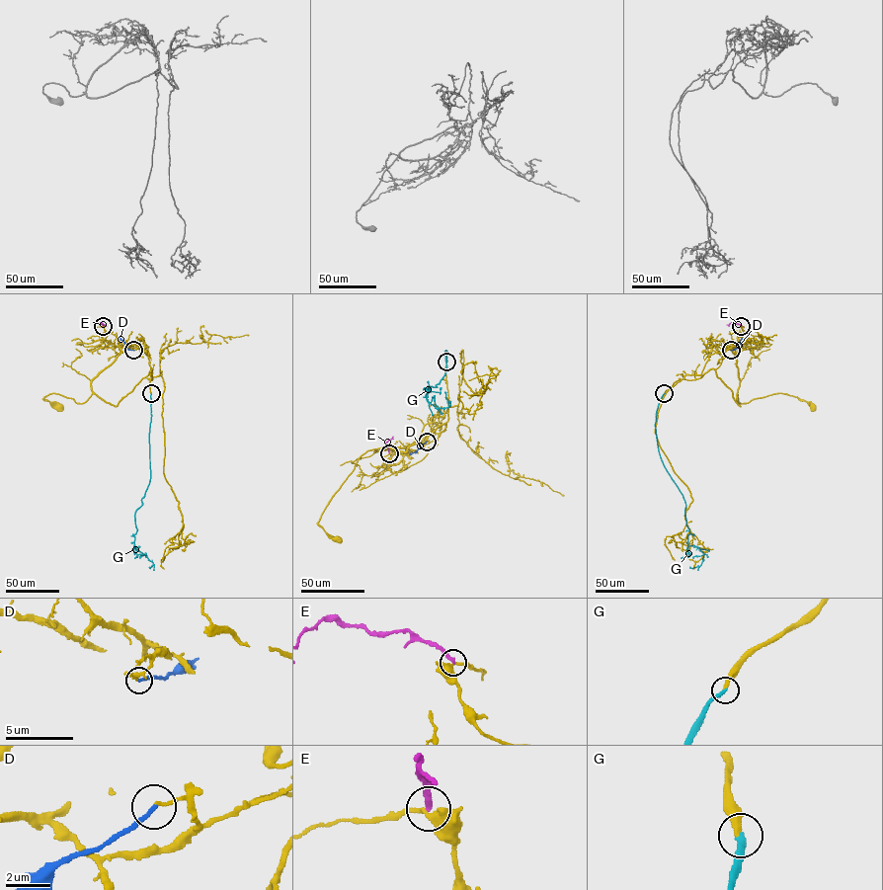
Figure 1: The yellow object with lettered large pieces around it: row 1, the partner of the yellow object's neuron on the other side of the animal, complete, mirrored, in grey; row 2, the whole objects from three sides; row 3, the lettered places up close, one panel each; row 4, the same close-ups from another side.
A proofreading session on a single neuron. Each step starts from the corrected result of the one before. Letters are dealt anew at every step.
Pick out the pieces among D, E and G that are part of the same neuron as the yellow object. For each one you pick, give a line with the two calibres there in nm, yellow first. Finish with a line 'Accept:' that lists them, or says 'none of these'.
G: calibres 340 and 280 nm
Accept: G

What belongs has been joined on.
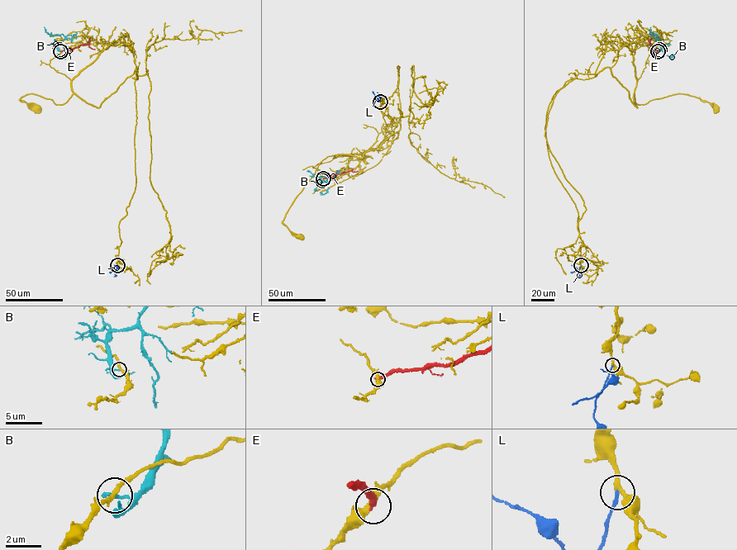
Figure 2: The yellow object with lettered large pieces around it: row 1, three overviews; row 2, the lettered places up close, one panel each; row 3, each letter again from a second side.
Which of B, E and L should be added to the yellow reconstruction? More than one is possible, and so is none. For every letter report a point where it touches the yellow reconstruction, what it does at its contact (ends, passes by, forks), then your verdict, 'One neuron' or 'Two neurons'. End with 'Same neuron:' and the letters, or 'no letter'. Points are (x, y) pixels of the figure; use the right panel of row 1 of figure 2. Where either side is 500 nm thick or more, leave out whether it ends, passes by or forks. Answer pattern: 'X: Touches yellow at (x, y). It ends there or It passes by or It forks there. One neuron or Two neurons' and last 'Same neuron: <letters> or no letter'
B: Touches yellow at (659, 49). It passes by. Two neurons
E: Touches yellow at (658, 51). It ends there. Two neurons
L: Touches yellow at (581, 265). It ends there. One neuron
Same neuron: L

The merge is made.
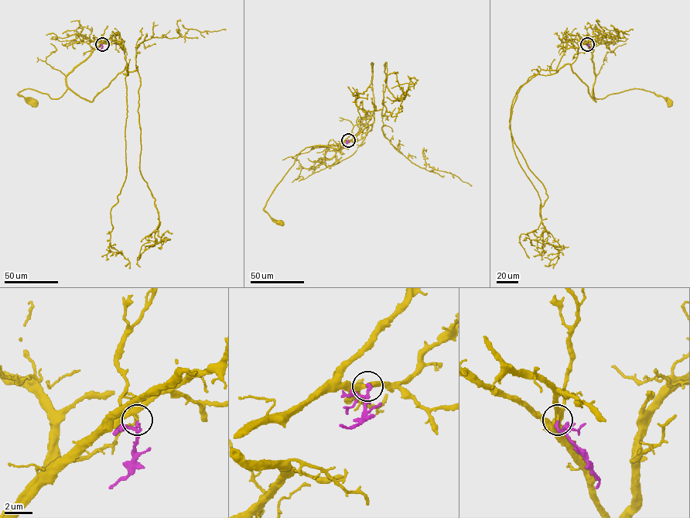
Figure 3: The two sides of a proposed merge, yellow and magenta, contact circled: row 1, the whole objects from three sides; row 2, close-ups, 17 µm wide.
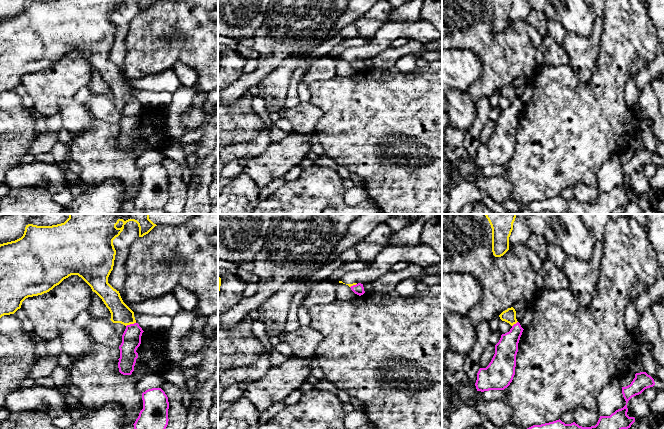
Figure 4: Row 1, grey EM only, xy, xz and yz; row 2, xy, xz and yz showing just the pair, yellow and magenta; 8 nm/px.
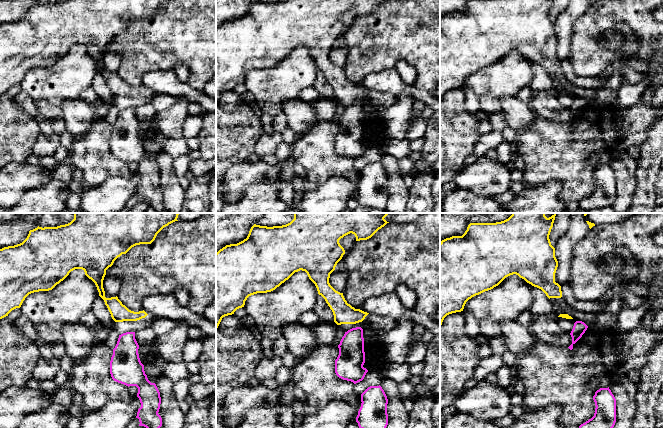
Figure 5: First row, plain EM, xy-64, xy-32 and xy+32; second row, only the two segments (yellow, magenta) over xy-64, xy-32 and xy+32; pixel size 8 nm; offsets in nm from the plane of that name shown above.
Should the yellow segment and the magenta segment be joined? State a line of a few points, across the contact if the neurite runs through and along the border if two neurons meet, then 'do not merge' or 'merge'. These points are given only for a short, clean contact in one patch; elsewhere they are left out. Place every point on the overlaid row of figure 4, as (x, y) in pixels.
xy (135, 322), (126, 326) | do not merge

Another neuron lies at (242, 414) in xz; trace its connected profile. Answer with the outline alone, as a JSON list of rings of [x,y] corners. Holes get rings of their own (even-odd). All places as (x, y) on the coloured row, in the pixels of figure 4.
[[[241,397],[218,416],[218,429],[257,429],[259,417],[255,405]]]

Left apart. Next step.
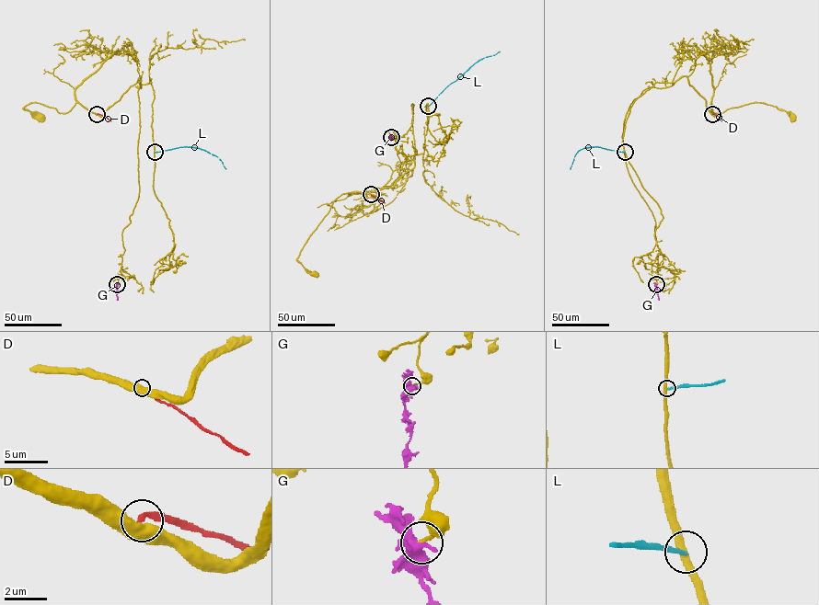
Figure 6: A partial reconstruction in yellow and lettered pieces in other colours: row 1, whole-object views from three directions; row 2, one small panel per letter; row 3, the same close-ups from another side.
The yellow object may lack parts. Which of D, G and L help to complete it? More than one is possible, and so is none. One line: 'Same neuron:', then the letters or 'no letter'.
Same neuron: no letter

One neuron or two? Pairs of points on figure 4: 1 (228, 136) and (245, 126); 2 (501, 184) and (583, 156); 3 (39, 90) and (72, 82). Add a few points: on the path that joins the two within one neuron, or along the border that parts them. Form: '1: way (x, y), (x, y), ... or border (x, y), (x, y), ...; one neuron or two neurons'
1: way (232, 132), (241, 126); one neuron
2: border (501, 174), (511, 183), (512, 197); two neurons
3: way (47, 87), (56, 82), (64, 82); one neuron

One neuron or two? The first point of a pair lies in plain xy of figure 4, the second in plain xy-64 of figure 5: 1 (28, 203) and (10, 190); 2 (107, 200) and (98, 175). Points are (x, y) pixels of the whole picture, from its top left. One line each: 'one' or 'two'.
1: two
2: two

